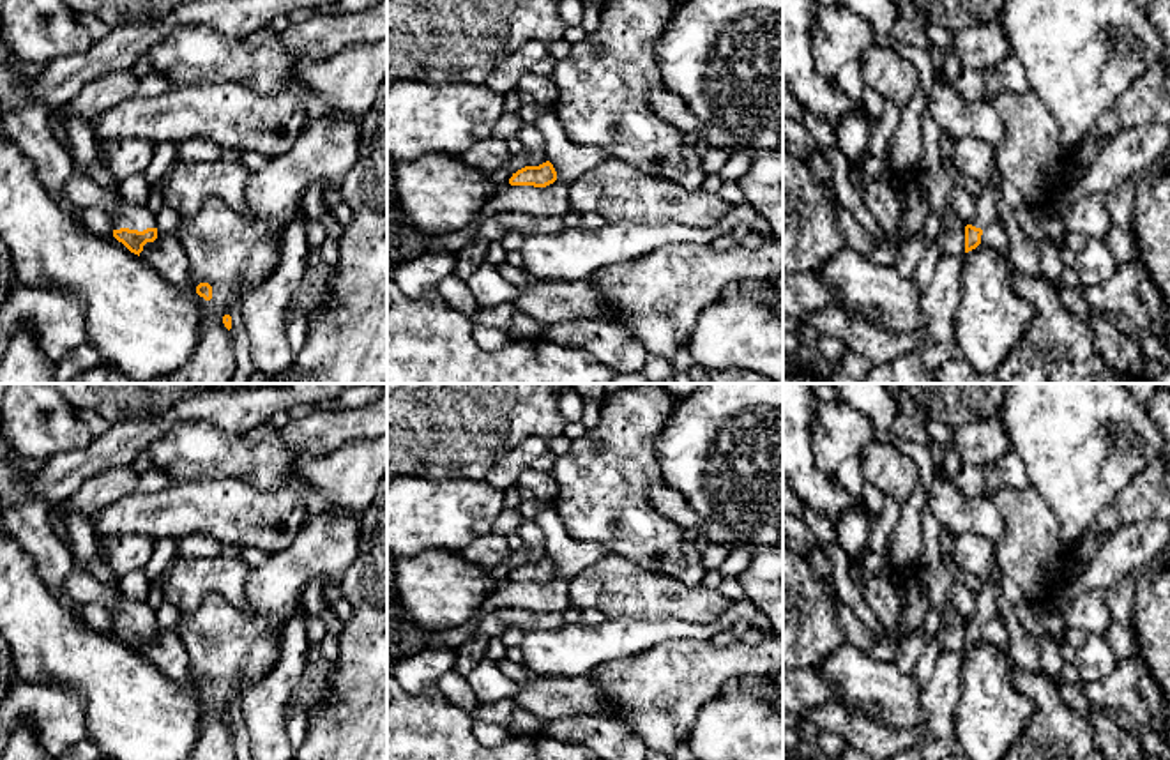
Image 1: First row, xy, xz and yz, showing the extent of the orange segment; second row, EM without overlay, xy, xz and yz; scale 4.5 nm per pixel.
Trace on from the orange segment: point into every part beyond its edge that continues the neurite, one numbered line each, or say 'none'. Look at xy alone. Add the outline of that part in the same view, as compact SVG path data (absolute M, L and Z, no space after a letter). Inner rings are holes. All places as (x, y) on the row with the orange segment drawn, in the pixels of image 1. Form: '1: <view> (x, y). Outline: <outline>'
1: xy (124, 214). Outline: M106 189L115 196L115 207L108 210L113 230L129 228L143 232L156 228L156 216L147 207L138 207L127 201L117 189Z

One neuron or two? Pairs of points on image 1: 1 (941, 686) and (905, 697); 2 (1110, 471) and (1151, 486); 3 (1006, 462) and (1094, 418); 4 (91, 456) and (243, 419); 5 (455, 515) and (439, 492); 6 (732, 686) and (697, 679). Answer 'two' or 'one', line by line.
1: two
2: two
3: two
4: one
5: one
6: two

